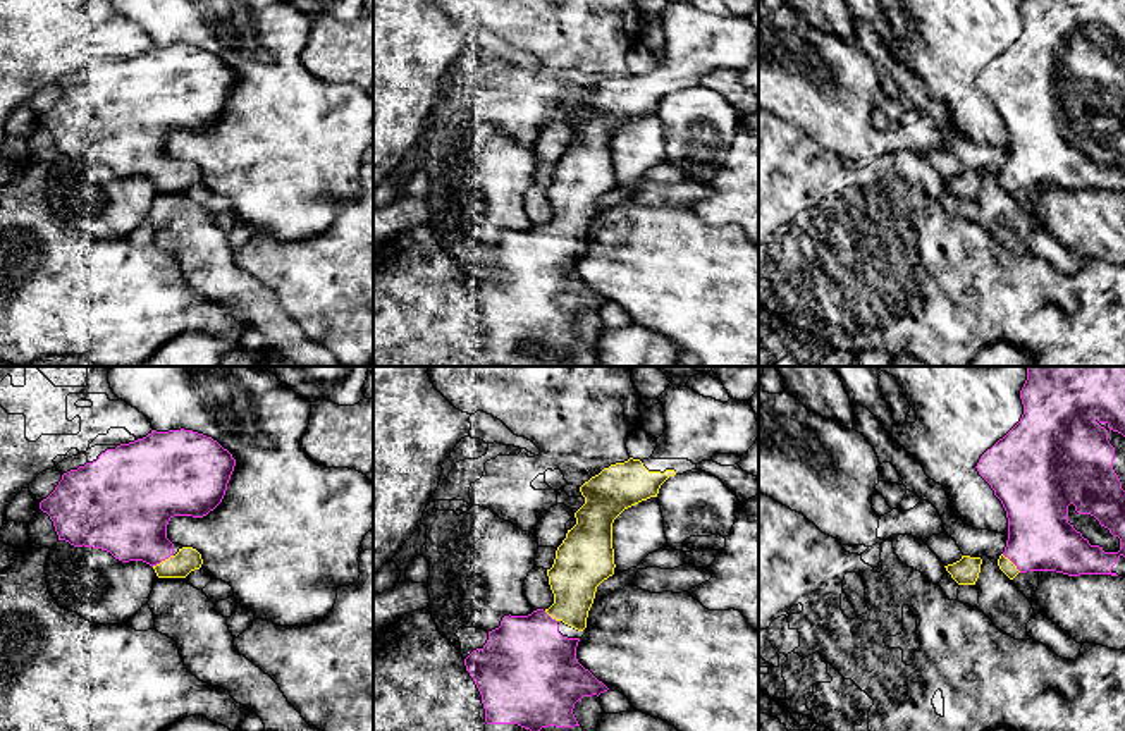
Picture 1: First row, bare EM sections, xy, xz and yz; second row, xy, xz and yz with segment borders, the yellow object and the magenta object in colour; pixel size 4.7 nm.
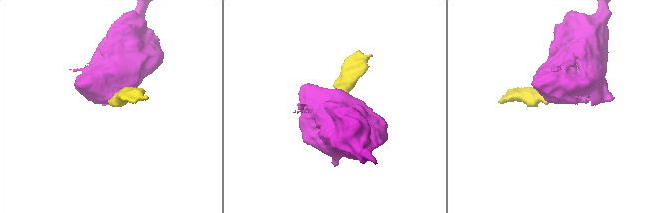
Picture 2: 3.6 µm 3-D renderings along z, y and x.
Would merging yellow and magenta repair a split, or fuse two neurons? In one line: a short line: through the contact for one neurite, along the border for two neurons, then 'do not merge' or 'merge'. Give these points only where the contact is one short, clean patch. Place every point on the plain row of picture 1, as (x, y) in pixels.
line xy (188, 174), (162, 176), (159, 167), (129, 135); merge

